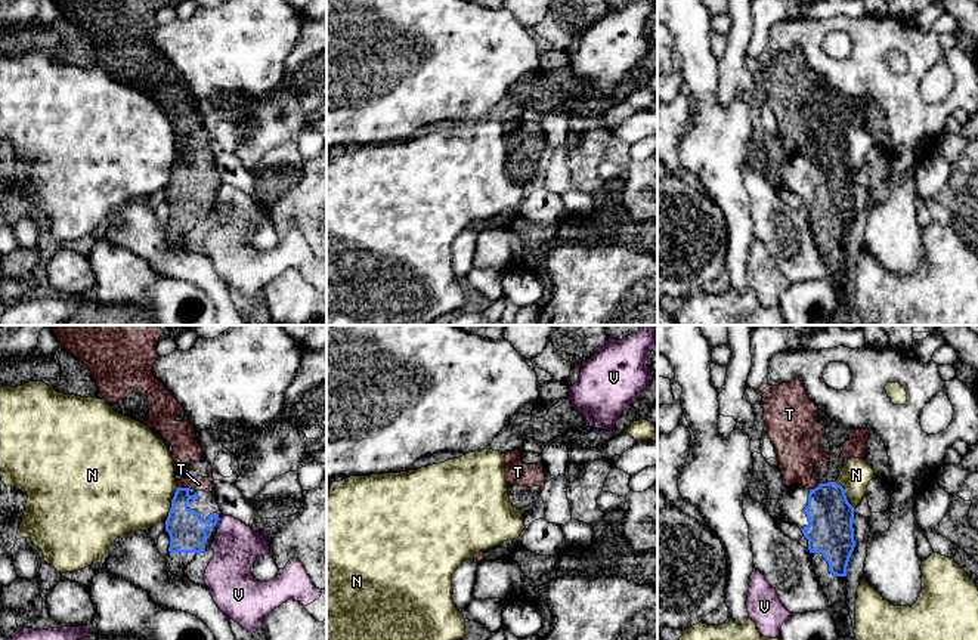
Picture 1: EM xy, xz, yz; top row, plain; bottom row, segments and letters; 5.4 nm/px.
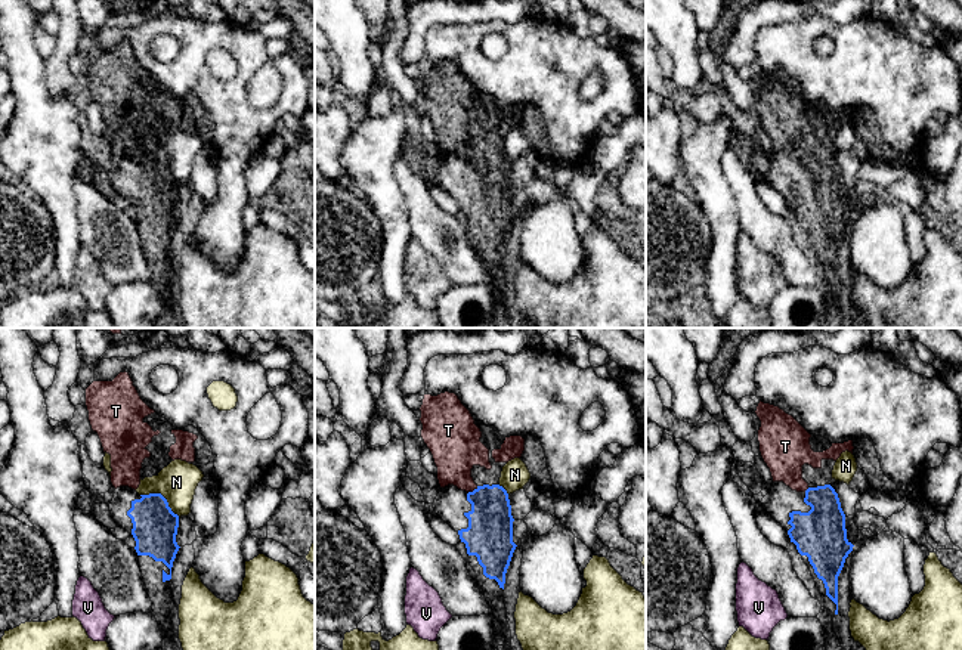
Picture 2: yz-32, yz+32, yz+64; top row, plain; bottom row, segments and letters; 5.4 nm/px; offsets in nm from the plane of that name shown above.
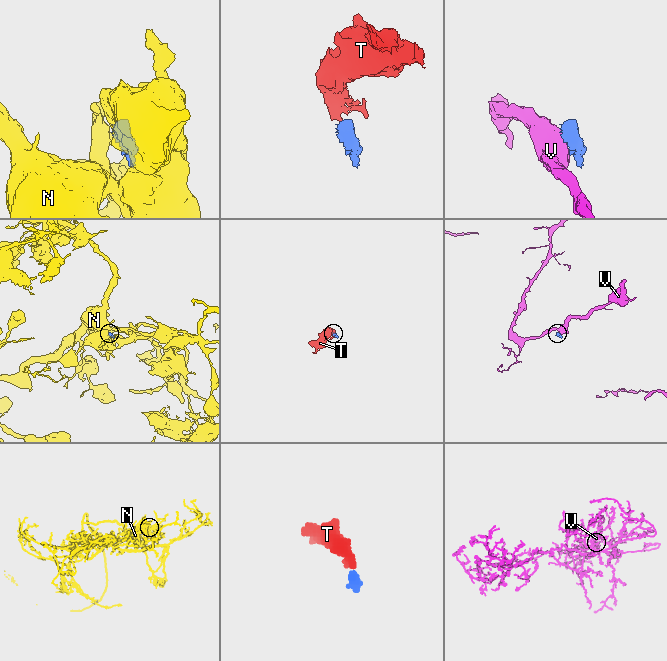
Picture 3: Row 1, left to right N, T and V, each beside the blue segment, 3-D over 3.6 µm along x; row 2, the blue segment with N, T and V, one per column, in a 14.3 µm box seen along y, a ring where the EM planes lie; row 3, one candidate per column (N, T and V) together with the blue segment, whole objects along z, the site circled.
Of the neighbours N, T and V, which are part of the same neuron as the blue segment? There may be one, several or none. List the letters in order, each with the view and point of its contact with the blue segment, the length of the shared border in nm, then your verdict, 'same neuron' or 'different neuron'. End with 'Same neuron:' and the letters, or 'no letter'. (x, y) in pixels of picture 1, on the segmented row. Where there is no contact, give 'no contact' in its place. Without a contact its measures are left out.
N: meets blue in yz at (844, 494); contact 190 nm long; different neuron
T: meets blue in xy at (185, 488); contact 70 nm long; same neuron
V: meets blue in xy at (217, 519); contact 40 nm long; different neuron
Same neuron: T

